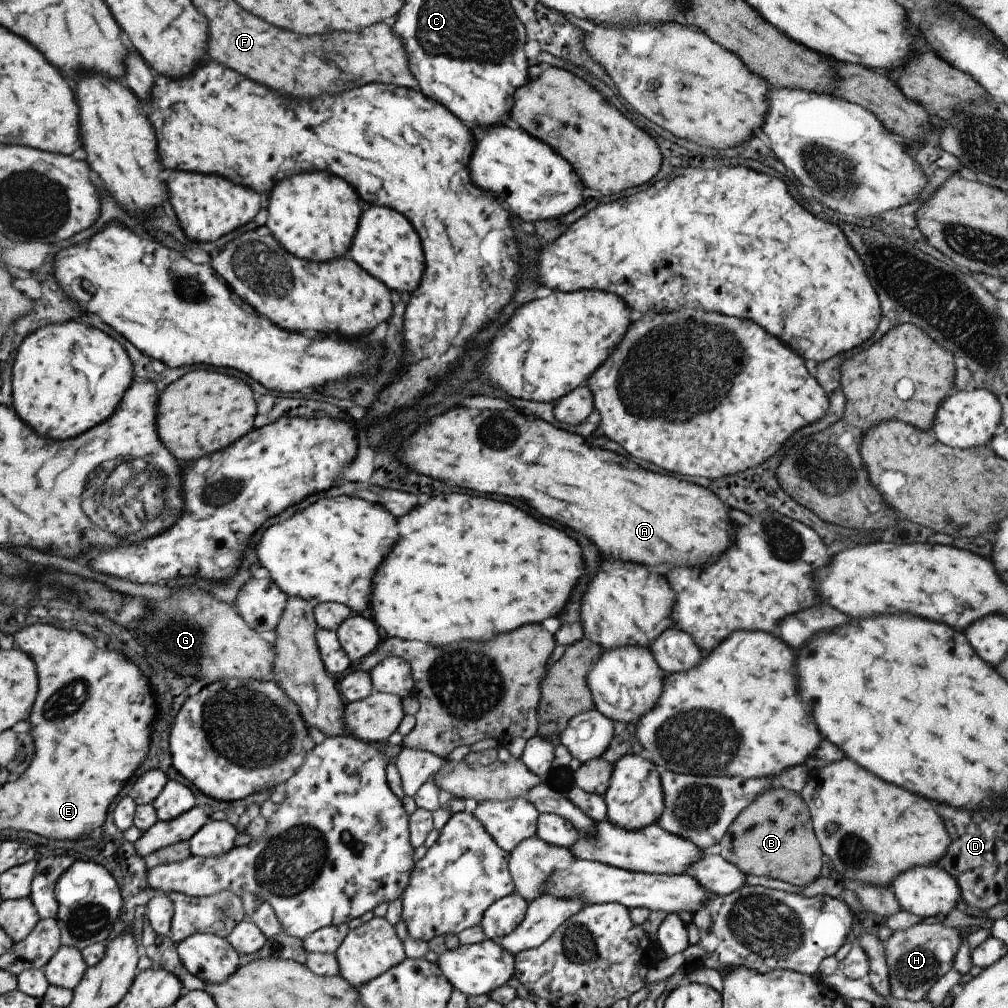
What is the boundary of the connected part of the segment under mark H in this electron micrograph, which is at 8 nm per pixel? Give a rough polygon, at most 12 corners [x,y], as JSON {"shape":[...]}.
{"shape":[[920,922],[884,940],[890,998],[923,999],[963,931]]}

